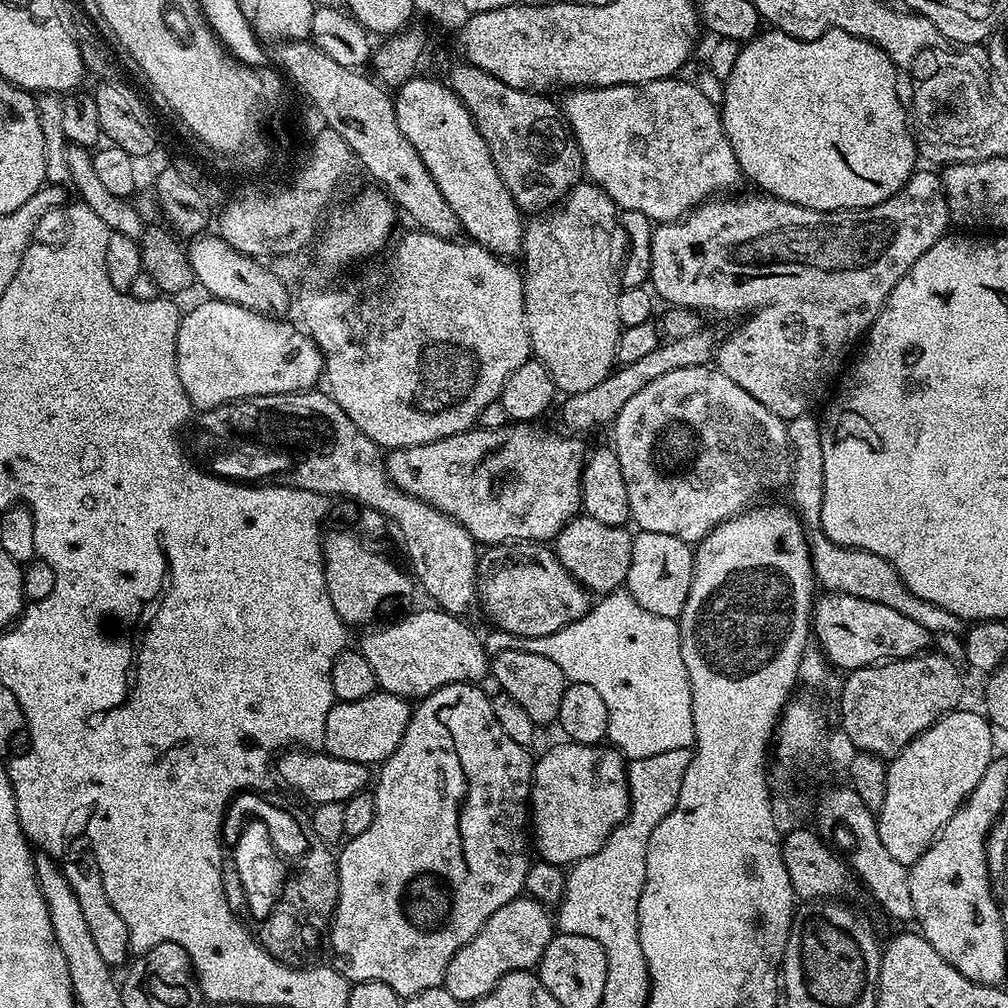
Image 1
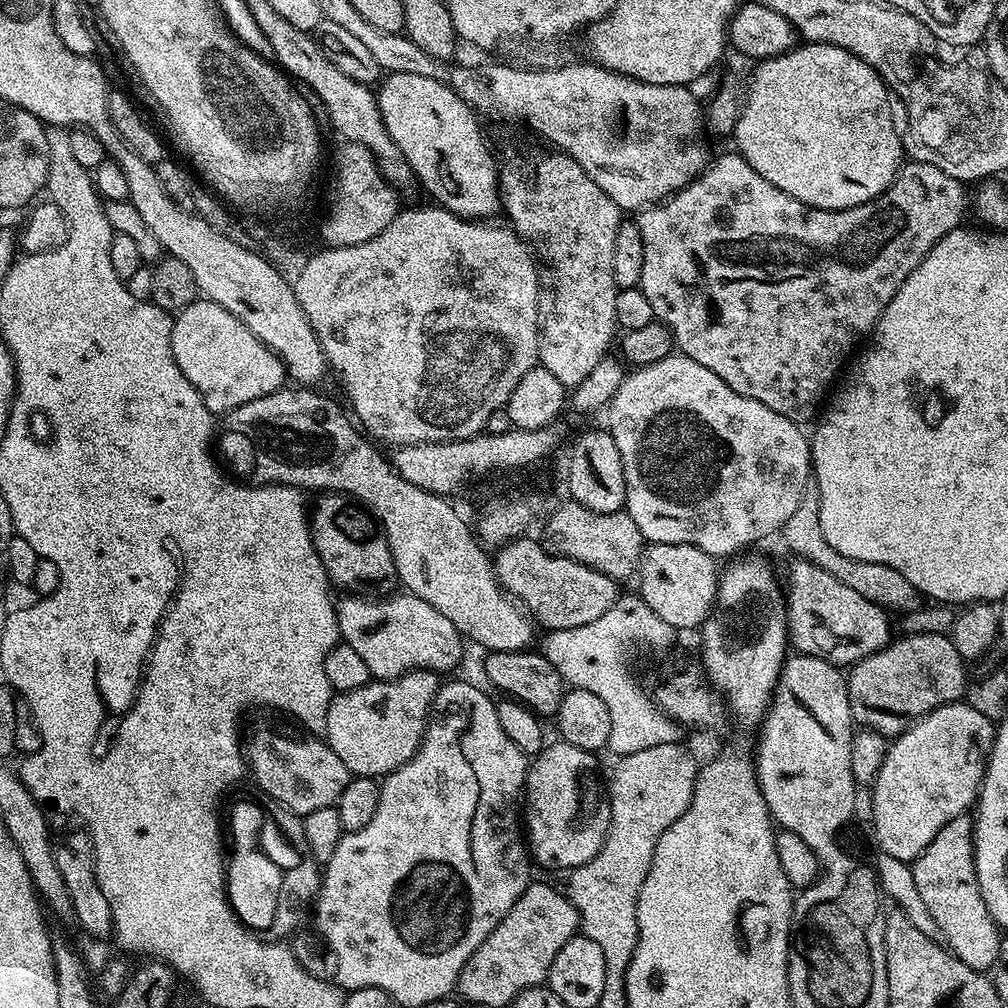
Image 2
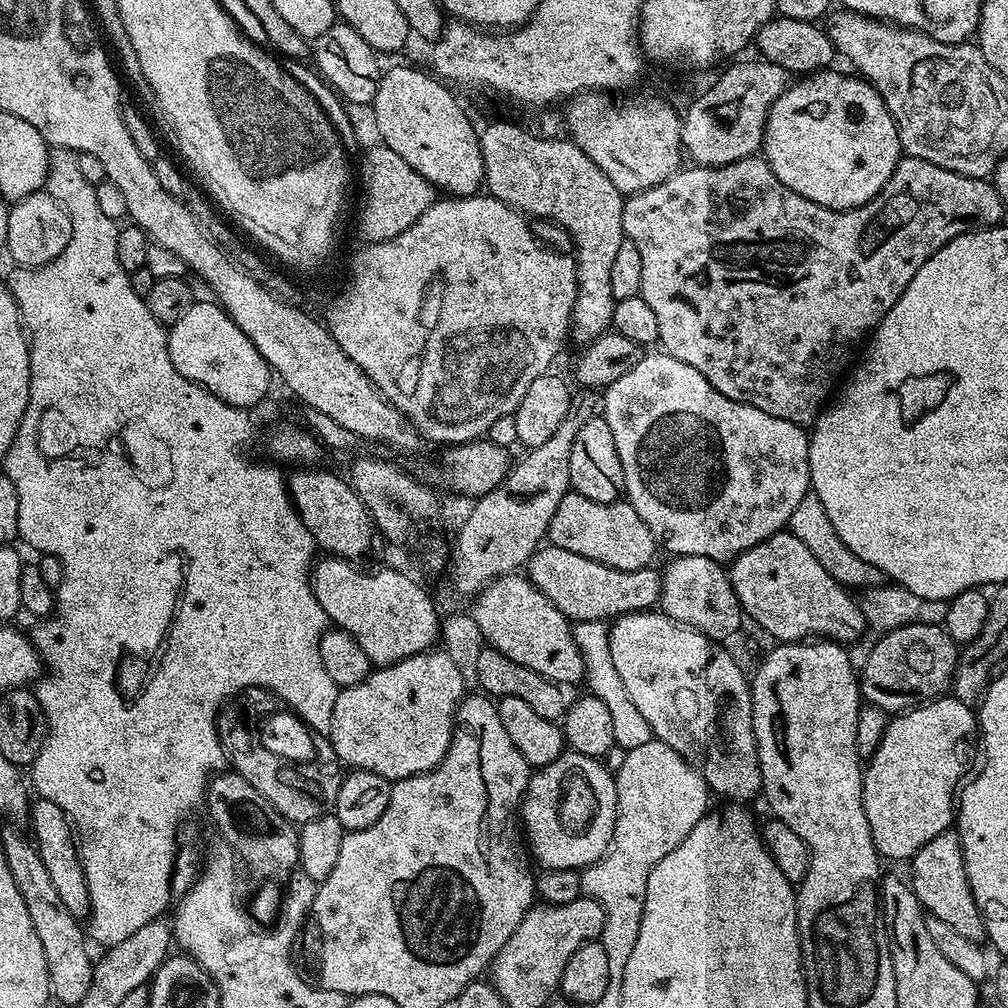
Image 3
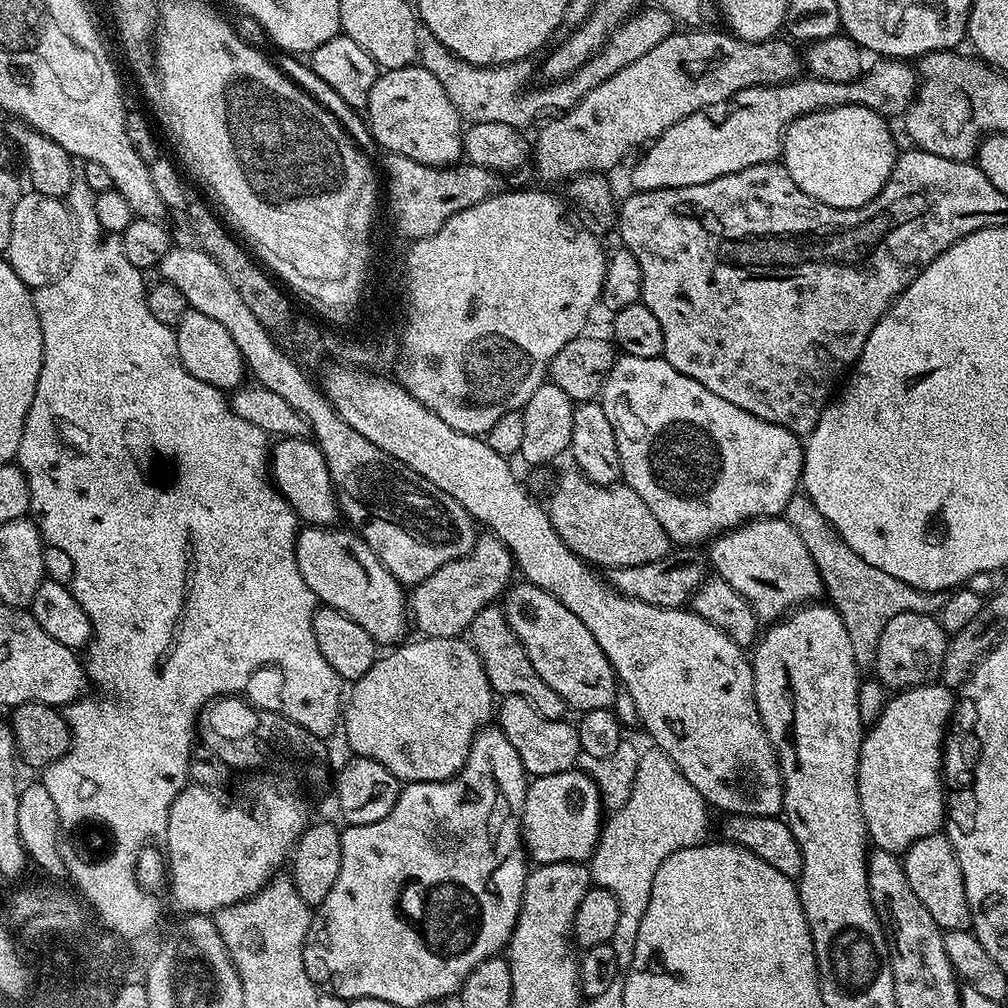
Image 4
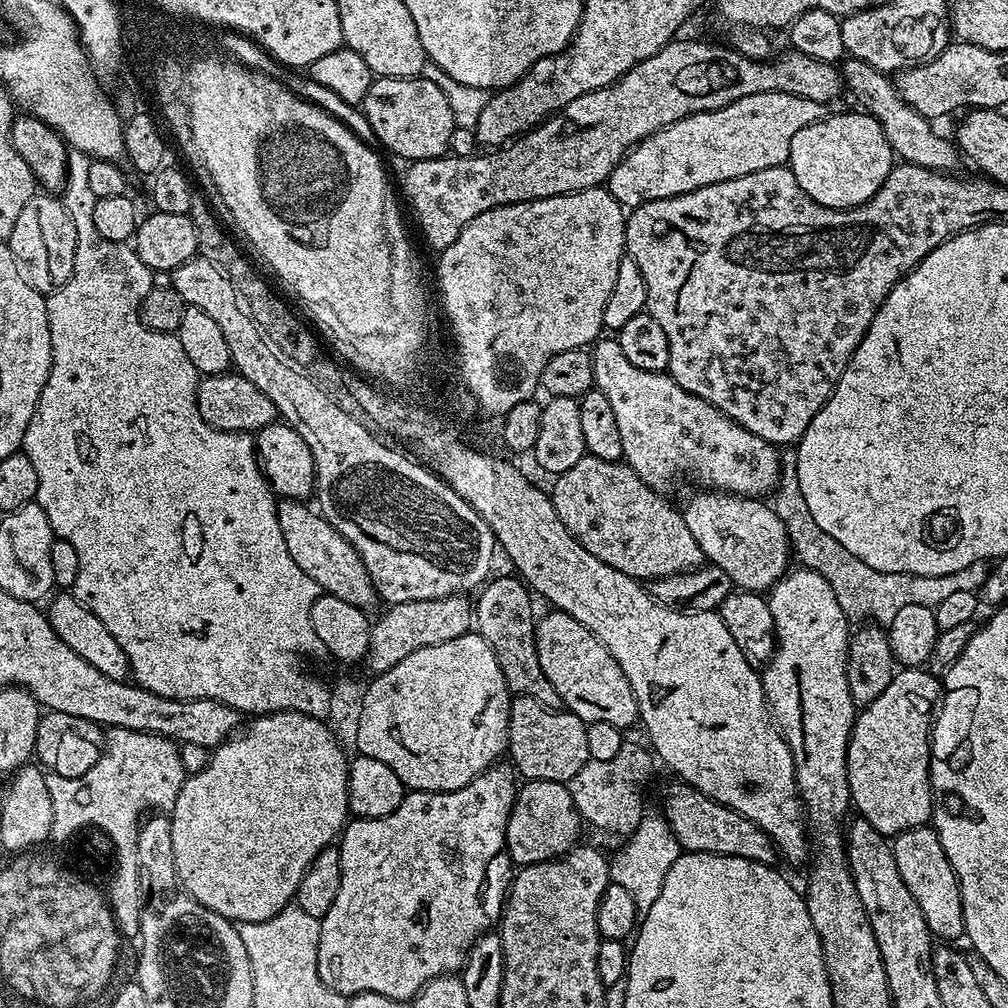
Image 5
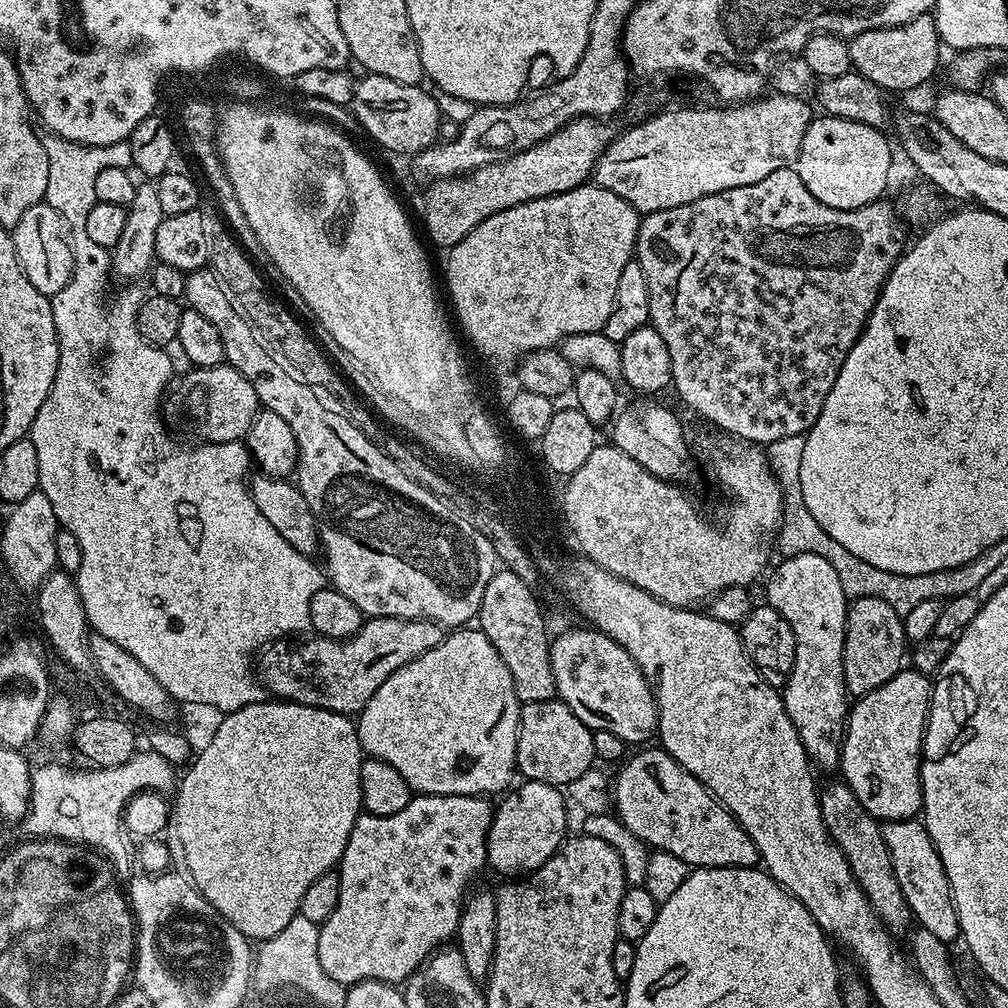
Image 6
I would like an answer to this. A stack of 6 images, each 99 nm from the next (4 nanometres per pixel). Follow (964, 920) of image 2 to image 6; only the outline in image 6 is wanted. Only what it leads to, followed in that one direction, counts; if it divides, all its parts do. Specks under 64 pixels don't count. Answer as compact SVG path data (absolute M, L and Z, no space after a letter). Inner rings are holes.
M923 819L889 820L883 829L886 850L890 850L890 862L894 866L894 878L898 878L898 886L902 886L902 894L912 911L913 921L919 927L930 930L930 934L942 938L946 945L951 945L952 940L959 941L960 923L952 901L950 882Z

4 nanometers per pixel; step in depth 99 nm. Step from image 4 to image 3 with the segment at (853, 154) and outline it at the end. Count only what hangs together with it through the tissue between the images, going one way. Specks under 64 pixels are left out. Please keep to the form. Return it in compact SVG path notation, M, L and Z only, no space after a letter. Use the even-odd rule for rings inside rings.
M816 70L789 83L784 93L772 103L764 123L762 155L770 170L794 194L827 208L857 208L868 204L886 186L896 163L902 158L900 129L888 112L878 90L859 75L843 76L833 70Z

